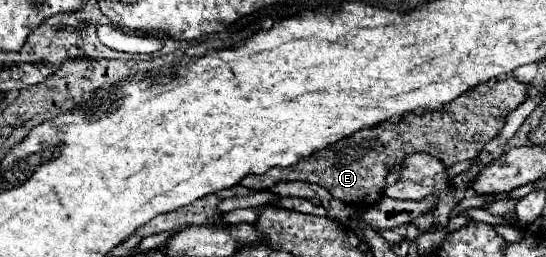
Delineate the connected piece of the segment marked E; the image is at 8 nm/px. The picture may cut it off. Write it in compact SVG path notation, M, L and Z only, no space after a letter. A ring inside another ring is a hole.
M516 77L480 83L458 99L446 103L440 111L426 111L420 115L408 113L394 123L384 121L374 129L364 129L360 133L354 133L352 137L346 137L330 145L328 149L314 153L308 159L300 159L300 163L294 167L276 167L266 171L264 175L248 175L240 181L240 185L262 191L280 181L308 181L324 187L332 197L344 201L350 207L366 209L380 201L380 197L384 195L386 175L392 167L402 167L408 153L430 153L446 167L474 159L490 139L498 137L508 113L522 105L526 97L528 85L518 81Z

